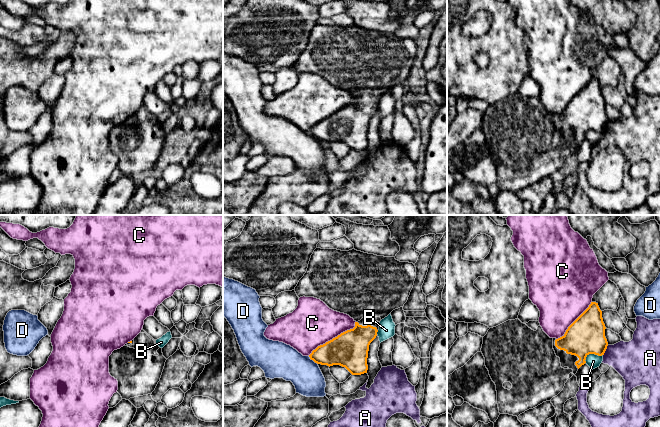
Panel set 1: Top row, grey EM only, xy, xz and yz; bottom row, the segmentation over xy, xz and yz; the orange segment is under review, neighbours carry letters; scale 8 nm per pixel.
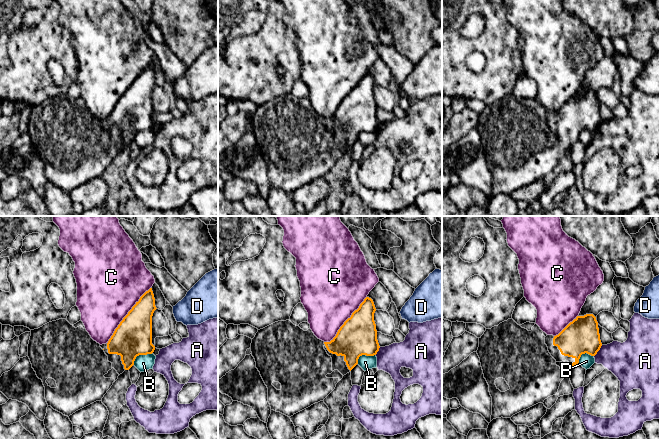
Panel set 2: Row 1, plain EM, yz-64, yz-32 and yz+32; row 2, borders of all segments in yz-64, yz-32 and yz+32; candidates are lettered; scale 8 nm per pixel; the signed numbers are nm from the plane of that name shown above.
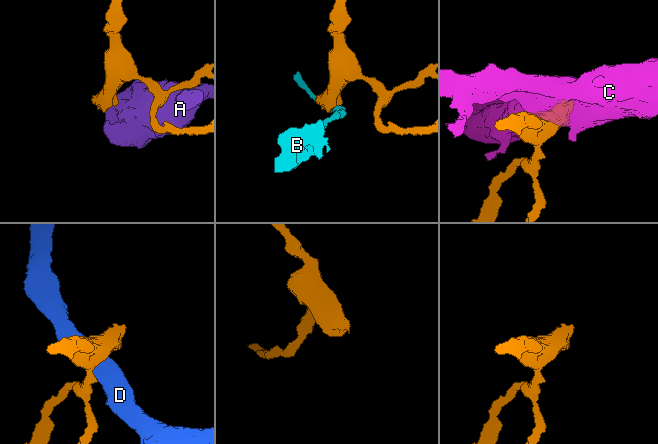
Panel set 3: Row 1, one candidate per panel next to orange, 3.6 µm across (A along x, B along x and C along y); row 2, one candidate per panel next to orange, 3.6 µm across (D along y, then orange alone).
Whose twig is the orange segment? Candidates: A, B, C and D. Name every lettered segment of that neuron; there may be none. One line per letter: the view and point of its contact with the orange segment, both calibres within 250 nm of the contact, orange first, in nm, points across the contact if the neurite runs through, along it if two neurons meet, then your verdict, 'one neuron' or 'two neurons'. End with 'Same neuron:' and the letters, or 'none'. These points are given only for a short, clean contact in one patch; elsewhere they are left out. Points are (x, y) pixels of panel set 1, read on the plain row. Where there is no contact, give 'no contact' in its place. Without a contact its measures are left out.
A: yz (605, 126) | 300/320 nm | two neurons
B: yz (592, 129) | 300/110 nm | along yz (602, 130), (589, 130), (584, 136) | two neurons
C: xz (333, 114) | 280/360 nm | two neurons
D: xz (313, 136) | 240/280 nm | two neurons
Same neuron: none

